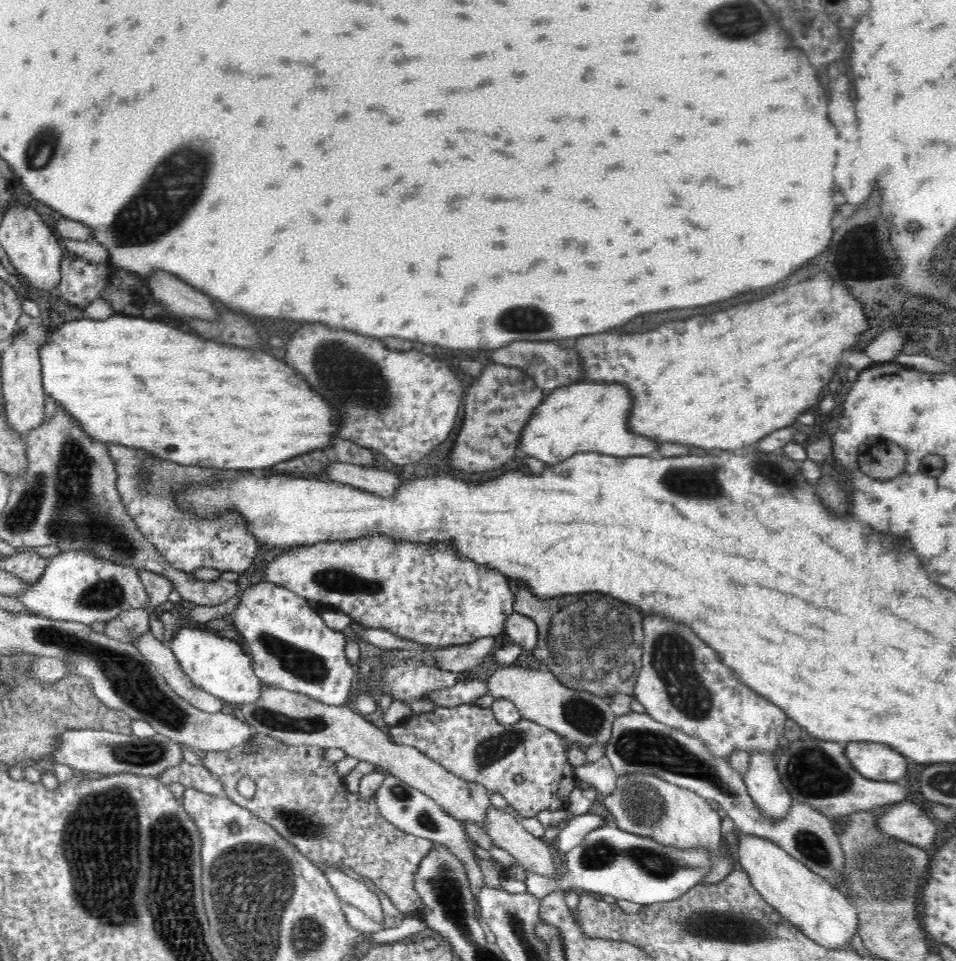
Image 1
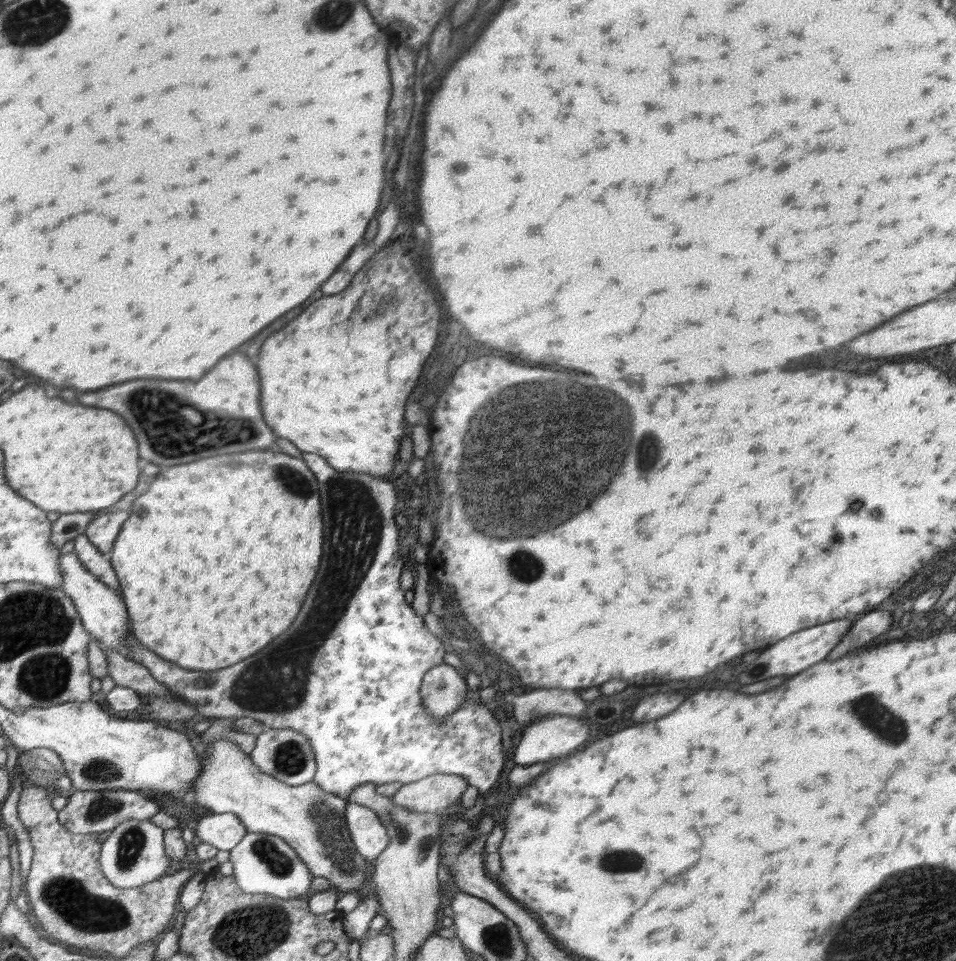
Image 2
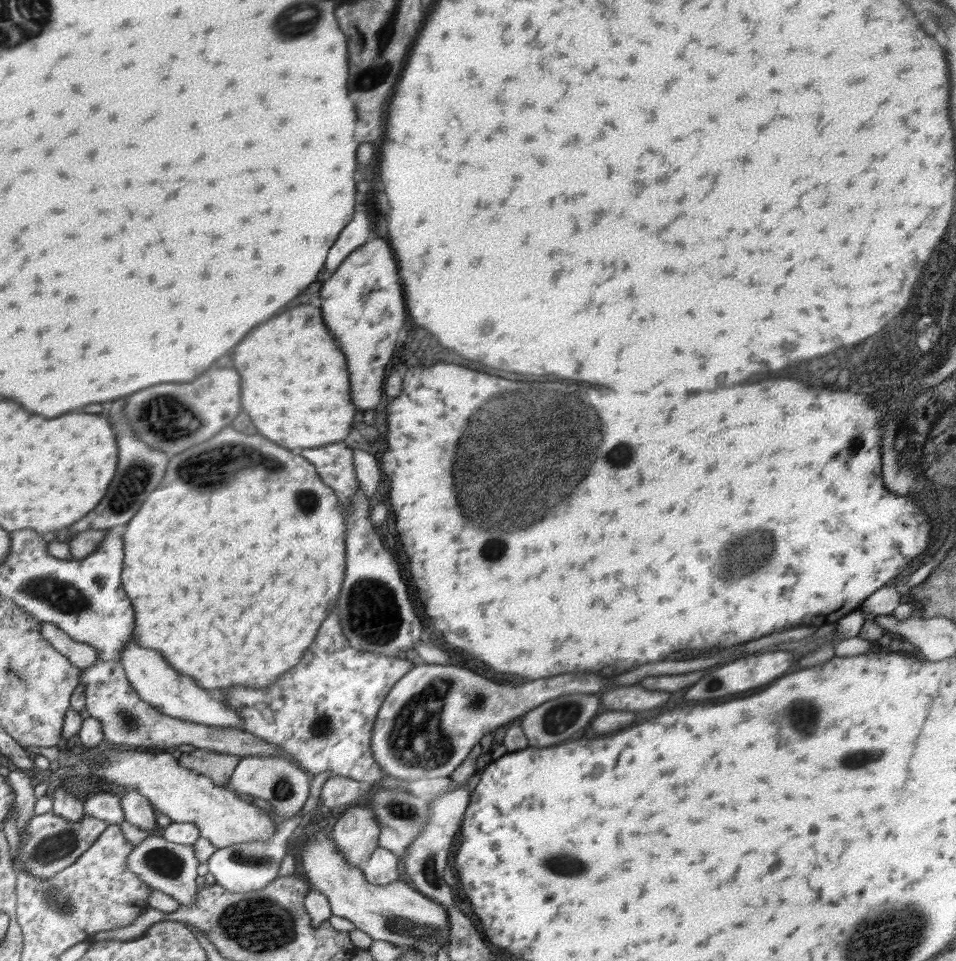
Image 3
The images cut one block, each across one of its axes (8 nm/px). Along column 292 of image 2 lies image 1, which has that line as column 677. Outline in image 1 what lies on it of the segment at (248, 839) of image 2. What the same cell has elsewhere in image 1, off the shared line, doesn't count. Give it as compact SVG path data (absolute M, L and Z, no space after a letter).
M615 825L591 830L585 840L567 853L567 871L559 879L540 876L526 870L527 893L536 898L572 888L581 888L615 899L630 900L641 905L673 901L700 881L720 857L712 857L708 849L674 849L647 838L620 830Z

